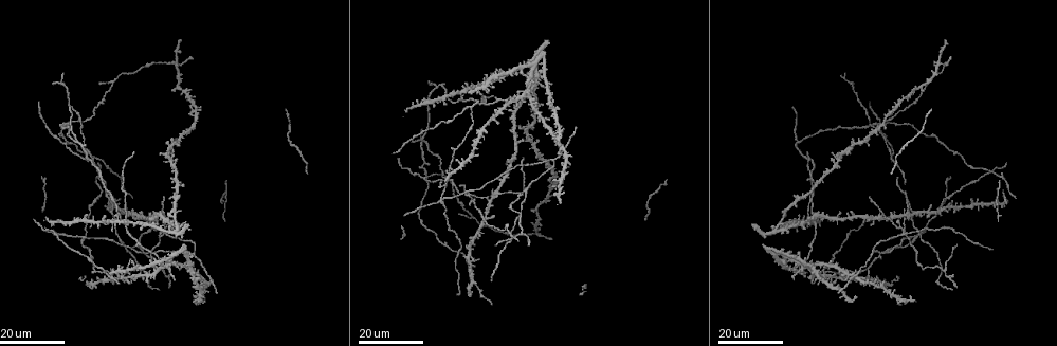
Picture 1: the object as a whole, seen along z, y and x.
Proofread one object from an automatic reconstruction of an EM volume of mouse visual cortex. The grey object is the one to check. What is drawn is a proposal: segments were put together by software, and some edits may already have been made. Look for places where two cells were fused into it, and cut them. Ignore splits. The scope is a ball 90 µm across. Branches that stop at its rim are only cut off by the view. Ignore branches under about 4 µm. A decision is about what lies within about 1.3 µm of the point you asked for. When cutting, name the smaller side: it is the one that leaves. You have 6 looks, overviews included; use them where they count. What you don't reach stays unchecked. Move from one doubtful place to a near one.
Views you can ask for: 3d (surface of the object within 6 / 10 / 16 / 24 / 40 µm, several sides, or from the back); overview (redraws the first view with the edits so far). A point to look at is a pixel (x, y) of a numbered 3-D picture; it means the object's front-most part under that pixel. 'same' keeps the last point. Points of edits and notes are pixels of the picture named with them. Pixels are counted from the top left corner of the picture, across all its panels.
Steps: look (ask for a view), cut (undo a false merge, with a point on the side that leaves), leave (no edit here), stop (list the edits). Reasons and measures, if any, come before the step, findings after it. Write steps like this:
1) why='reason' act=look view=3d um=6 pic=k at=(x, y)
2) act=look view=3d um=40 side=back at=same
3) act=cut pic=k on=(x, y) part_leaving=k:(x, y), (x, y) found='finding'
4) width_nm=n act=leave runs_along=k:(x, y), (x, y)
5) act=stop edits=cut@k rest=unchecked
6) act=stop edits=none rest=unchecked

why='looks like a crossing' act=look view=3d um=16 pic=1 at=(522, 190)

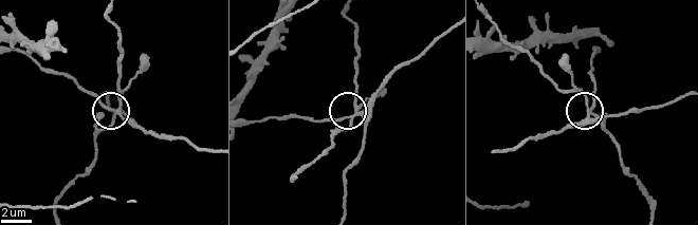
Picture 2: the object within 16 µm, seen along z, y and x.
act=look view=3d um=6 pic=2 at=(116, 115)

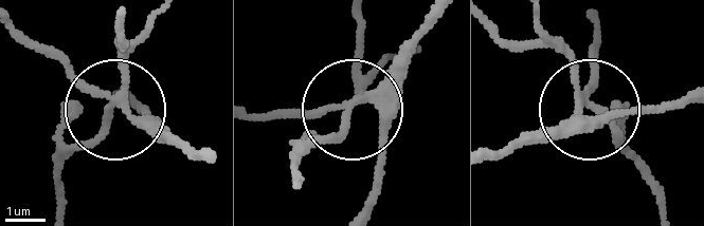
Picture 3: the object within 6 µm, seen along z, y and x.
side_arm_um=38 act=cut pic=3 on=(132, 41) part_leaving=3:(116, 102), (62, 170), (59, 210) found='a second cell is stuck on'

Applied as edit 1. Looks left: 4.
why='see it whole again' act=look view=overview

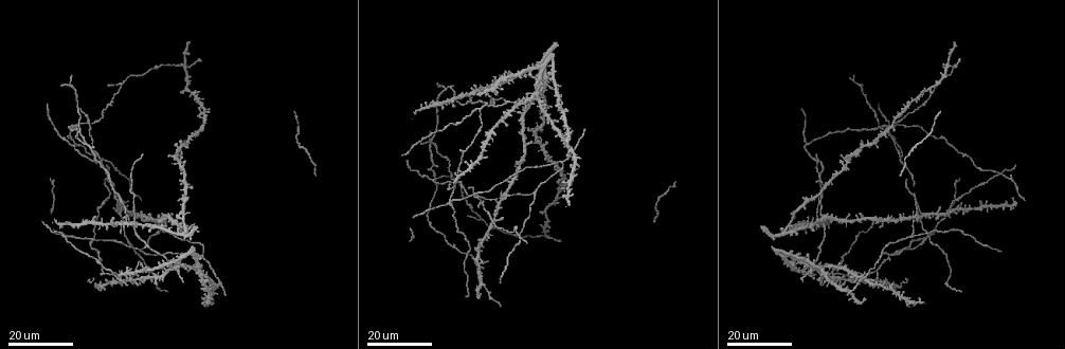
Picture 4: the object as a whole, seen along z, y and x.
why='three arms meet' act=look view=3d um=24 pic=4 at=(466, 192)

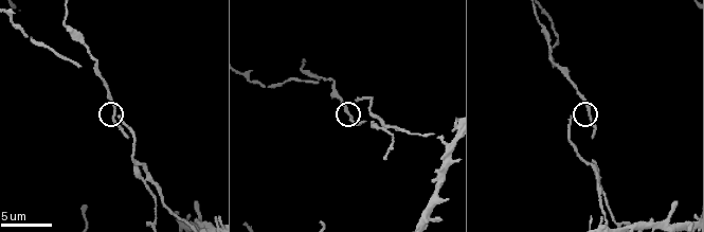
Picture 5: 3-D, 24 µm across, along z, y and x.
act=look view=3d um=6 pic=5 at=(351, 118)

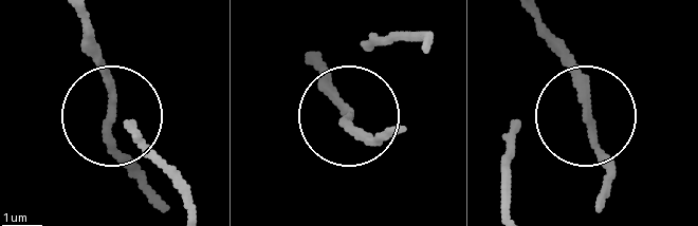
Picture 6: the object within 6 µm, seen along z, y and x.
width_nm=140 act=leave runs_along=6:(191, 214), (182, 173), (111, 113), (91, 16) found='continuous, no second cell'

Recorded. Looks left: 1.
act=stop edits=cut@3 rest=unchecked

